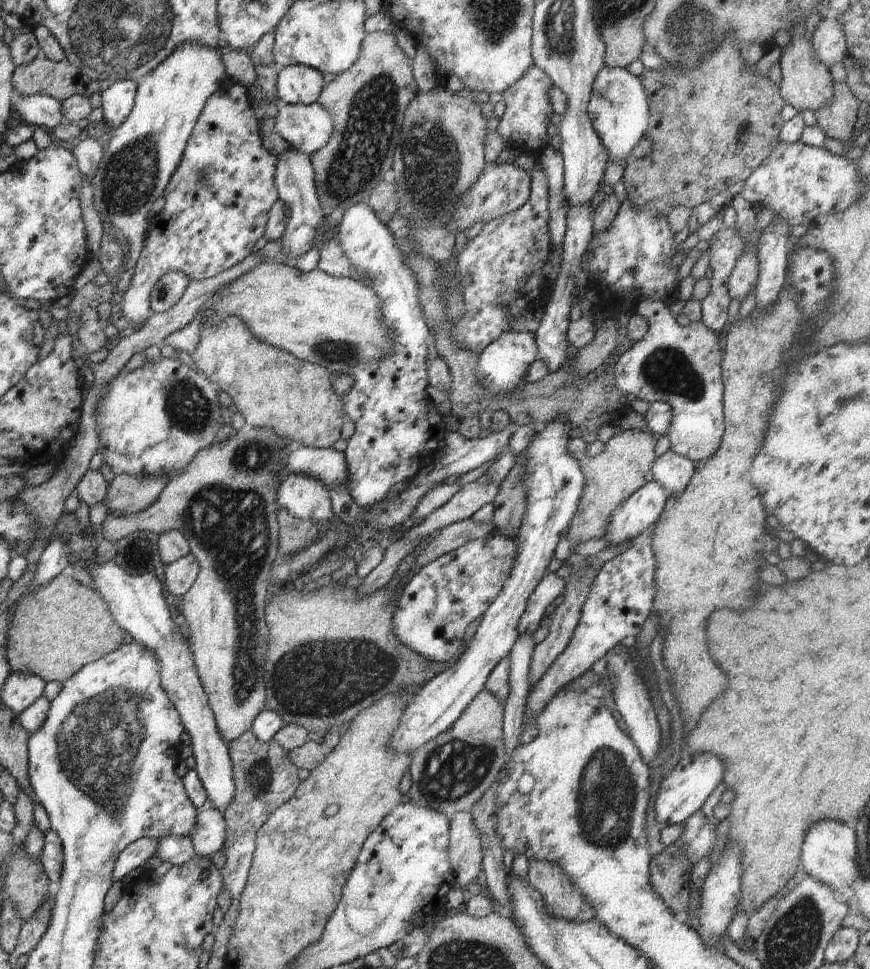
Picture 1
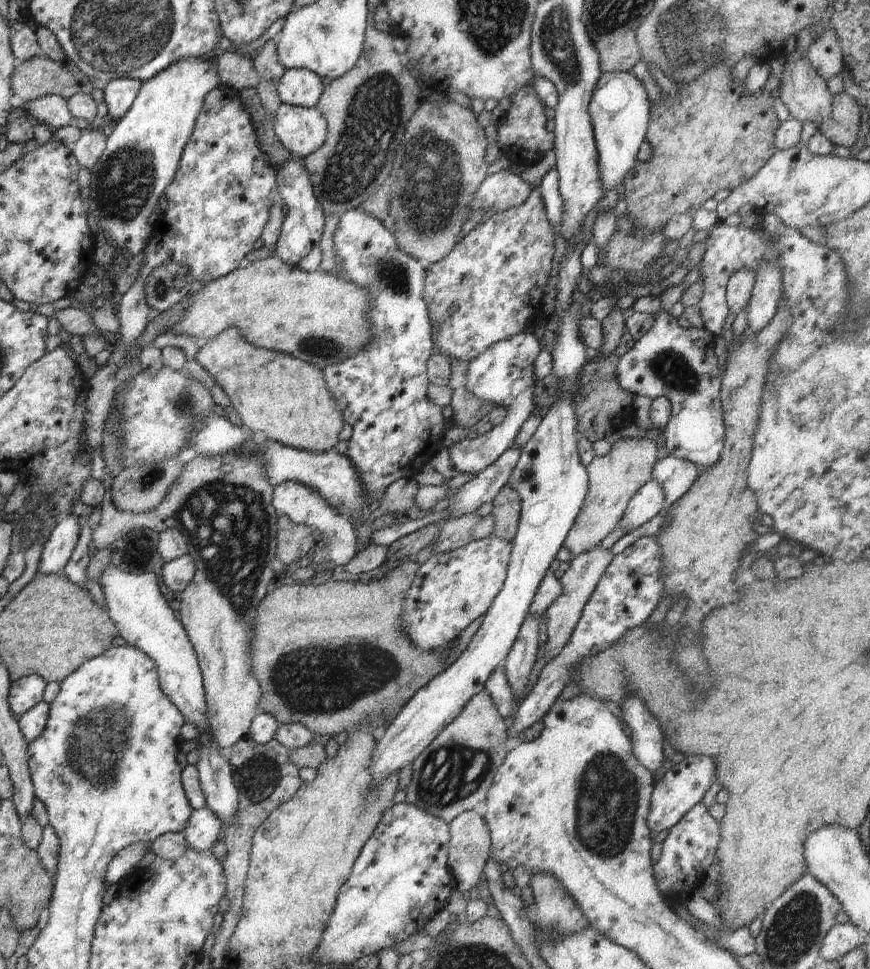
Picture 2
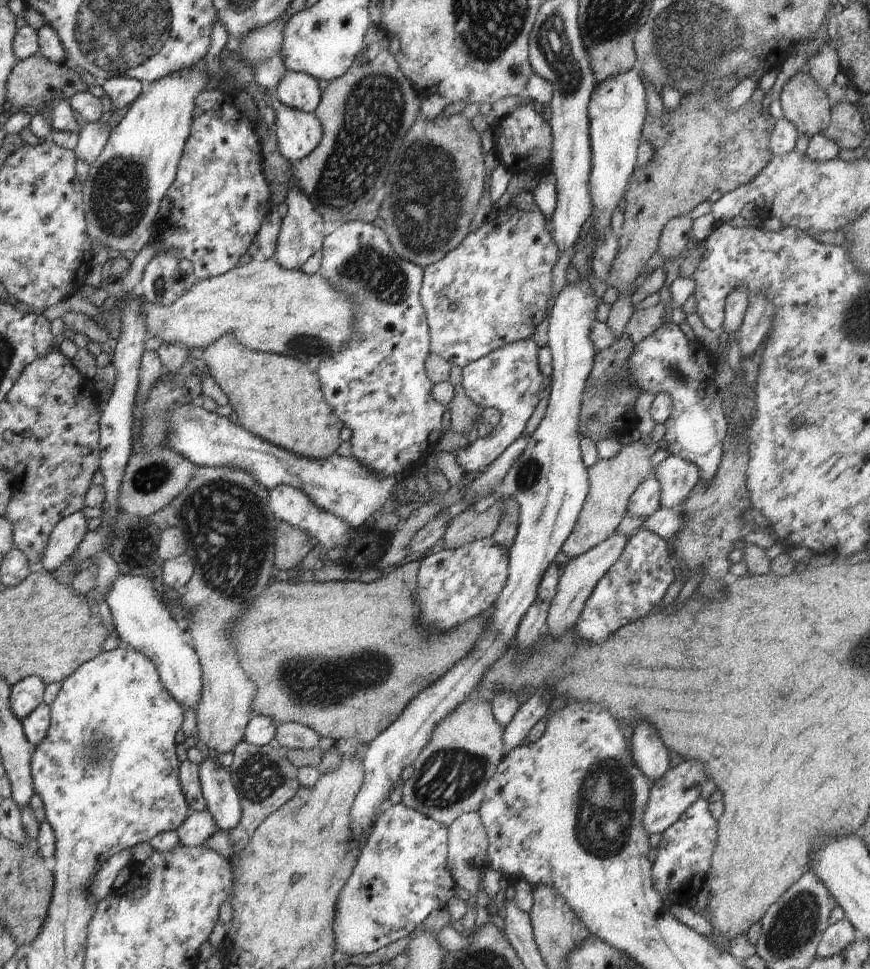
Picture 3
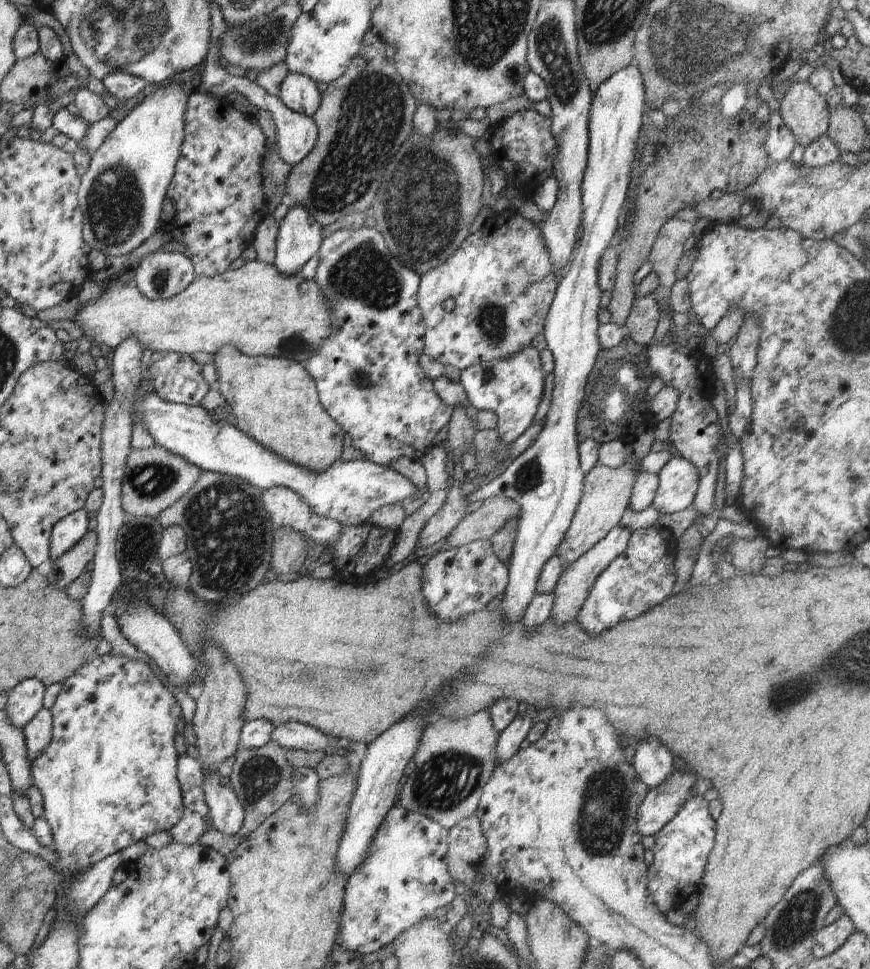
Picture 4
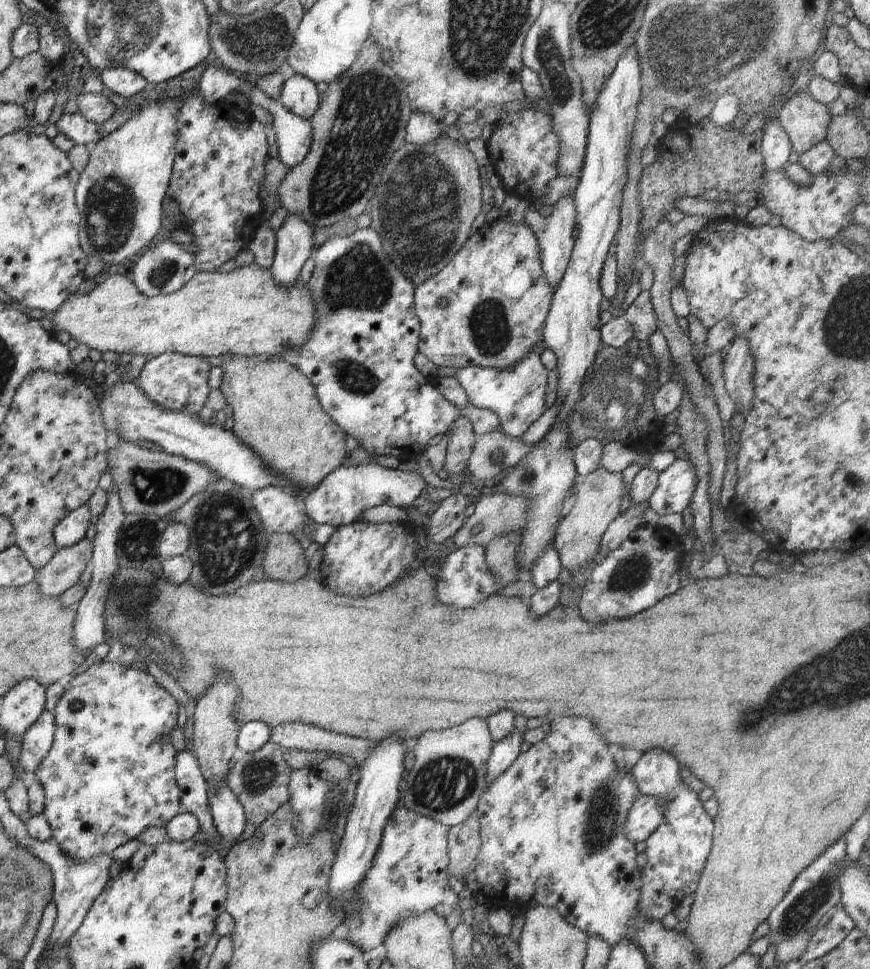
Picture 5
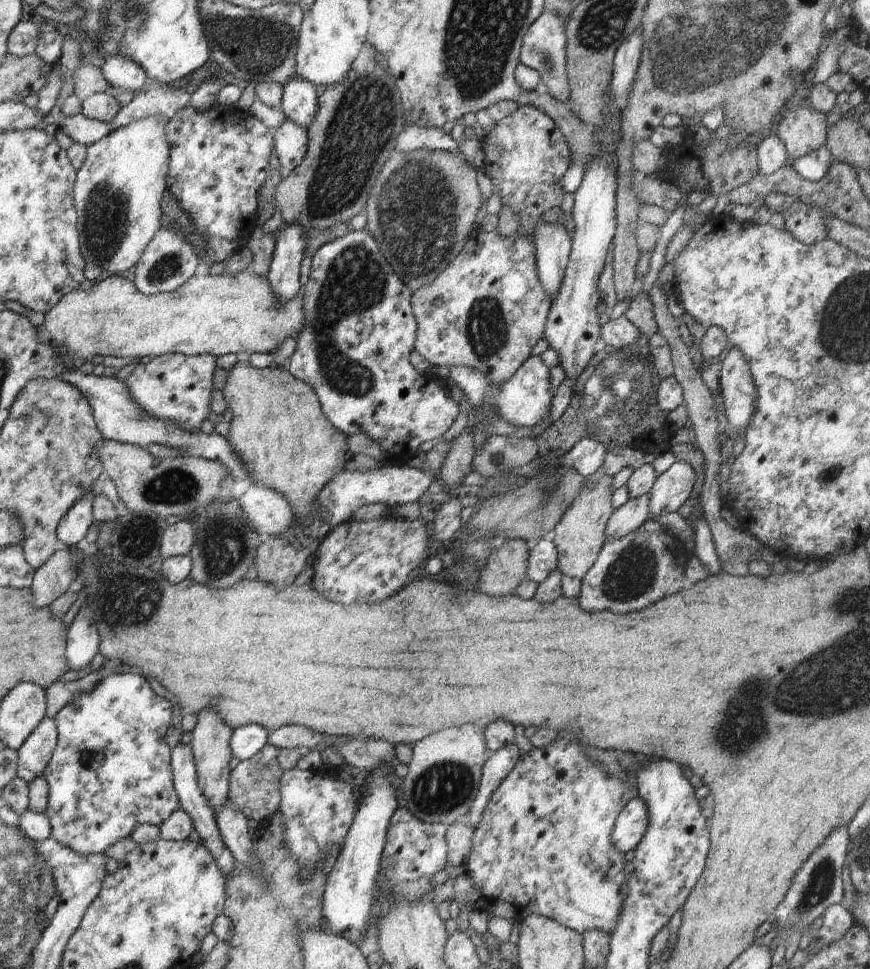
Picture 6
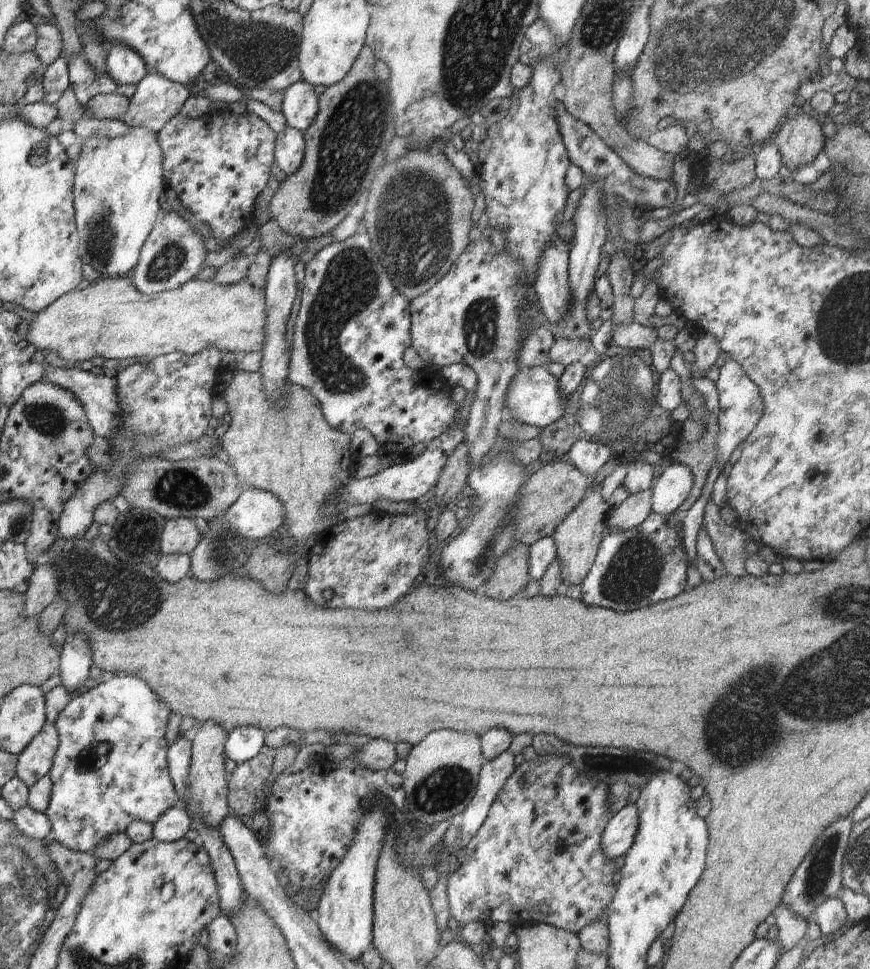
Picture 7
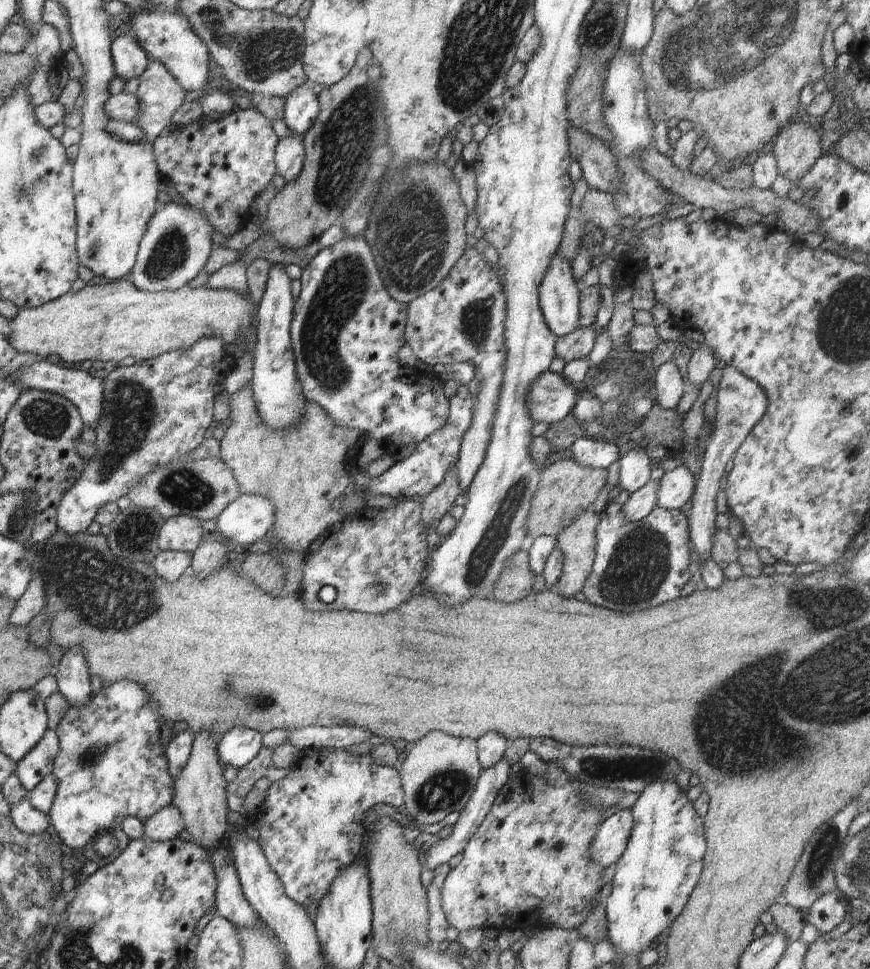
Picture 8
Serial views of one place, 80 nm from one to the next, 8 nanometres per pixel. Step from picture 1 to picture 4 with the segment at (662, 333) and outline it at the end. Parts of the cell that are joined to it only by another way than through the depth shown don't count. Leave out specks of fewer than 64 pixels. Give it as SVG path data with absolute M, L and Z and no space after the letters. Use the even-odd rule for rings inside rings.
M670 333L666 334L666 336L662 338L662 340L653 340L653 342L650 345L648 345L648 348L646 348L646 358L648 358L648 366L650 366L650 368L657 373L657 376L660 377L660 380L662 380L662 382L664 382L665 385L672 386L672 388L676 388L676 390L678 390L679 393L678 406L676 406L676 410L672 414L672 422L670 422L670 430L672 431L670 432L670 441L674 445L675 452L679 455L679 457L683 457L685 460L688 460L696 468L698 472L699 484L696 495L694 496L694 501L692 502L694 510L696 510L699 516L712 514L712 512L714 512L715 510L714 497L716 494L715 489L718 482L718 472L719 472L718 464L720 464L716 448L718 448L718 442L720 442L720 438L723 438L724 436L722 434L721 424L719 423L718 414L712 404L712 400L716 394L714 392L716 376L714 370L712 370L711 360L709 357L704 355L702 351L695 345L690 345L688 348L686 348L686 346L680 346L680 344L678 344L678 342L674 340L674 334Z

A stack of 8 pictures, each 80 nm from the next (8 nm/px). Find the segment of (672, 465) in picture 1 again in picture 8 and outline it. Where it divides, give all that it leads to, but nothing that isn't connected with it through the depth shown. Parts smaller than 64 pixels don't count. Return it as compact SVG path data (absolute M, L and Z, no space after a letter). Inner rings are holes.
M683 465L670 472L659 473L659 478L657 507L681 510L693 498L697 479Z

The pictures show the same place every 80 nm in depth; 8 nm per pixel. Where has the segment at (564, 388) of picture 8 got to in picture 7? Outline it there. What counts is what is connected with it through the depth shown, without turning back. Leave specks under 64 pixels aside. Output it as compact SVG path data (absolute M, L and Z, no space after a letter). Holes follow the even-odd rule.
M534 366L530 370L522 368L514 376L507 389L507 399L504 400L507 418L514 418L514 420L518 420L522 424L537 427L546 427L554 424L556 420L560 420L566 414L569 398L566 398L566 400L560 398L558 381L543 366Z

